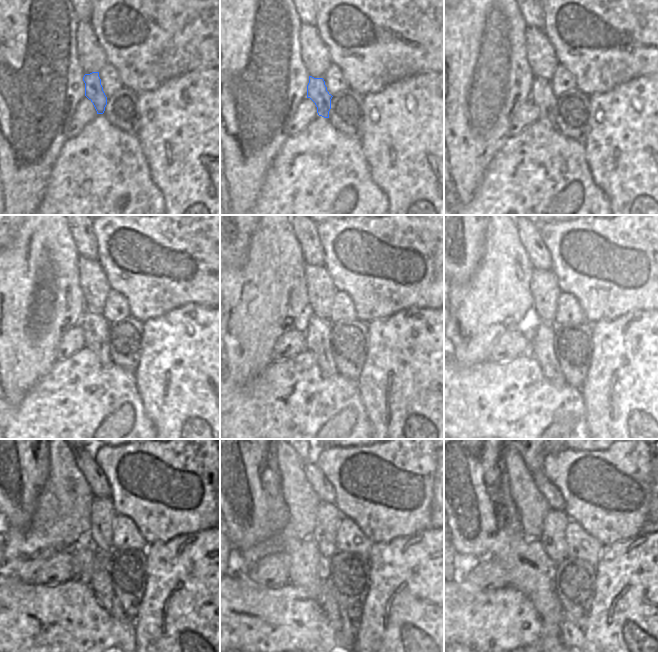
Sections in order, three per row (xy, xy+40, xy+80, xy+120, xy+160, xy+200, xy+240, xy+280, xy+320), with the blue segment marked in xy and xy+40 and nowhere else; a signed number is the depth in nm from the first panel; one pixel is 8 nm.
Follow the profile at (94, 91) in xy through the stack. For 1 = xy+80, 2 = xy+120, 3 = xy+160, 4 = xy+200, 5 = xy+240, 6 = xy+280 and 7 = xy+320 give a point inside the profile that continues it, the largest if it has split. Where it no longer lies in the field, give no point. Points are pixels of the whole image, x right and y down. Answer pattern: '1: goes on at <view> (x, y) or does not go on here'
1: goes on at xy+80 (541, 94)
2: goes on at xy+120 (95, 327)
3: goes on at xy+160 (318, 333)
4: goes on at xy+200 (541, 347)
5: goes on at xy+240 (100, 582)
6: goes on at xy+280 (340, 621)
7: goes on at xy+320 (571, 635)

